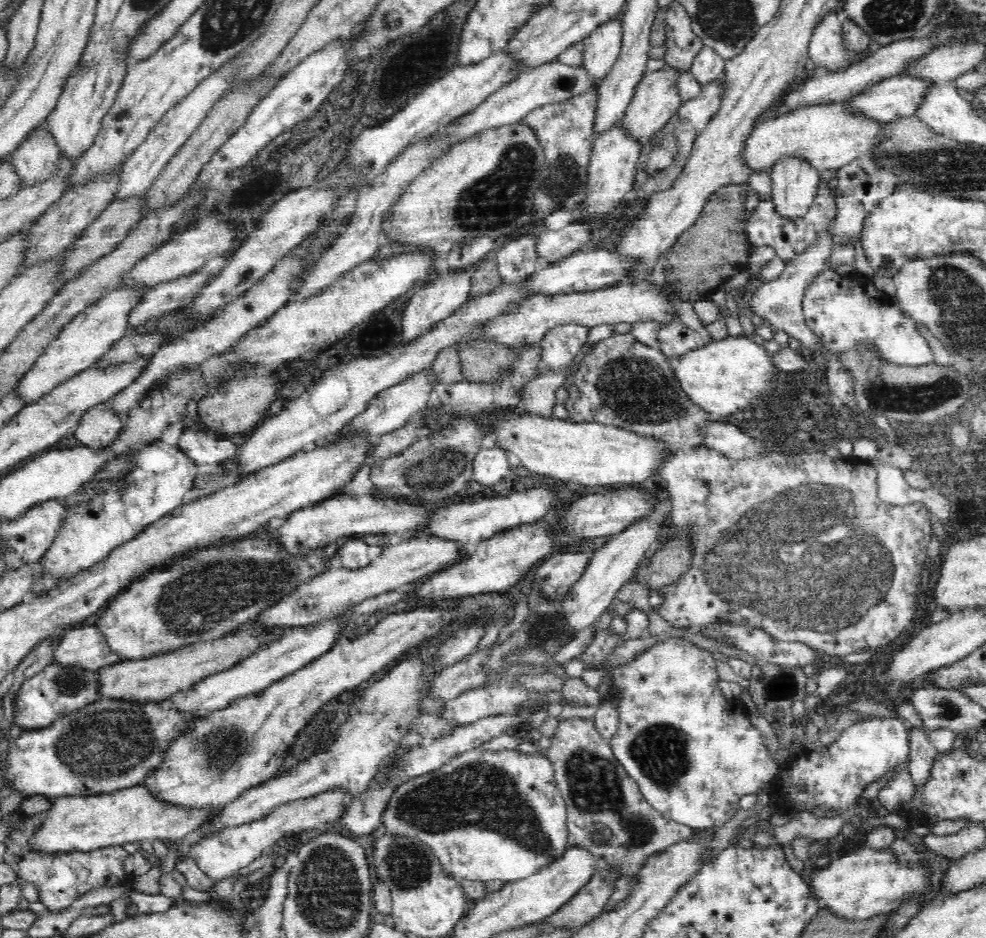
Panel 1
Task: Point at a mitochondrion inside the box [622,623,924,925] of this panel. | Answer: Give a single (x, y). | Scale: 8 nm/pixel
(776, 687)

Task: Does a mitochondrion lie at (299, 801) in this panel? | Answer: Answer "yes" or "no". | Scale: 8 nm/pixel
no

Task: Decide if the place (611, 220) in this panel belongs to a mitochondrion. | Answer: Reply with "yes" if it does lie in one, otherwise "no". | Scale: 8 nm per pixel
no

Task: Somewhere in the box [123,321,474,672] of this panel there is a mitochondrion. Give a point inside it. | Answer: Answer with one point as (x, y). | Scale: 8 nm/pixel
(195, 604)

